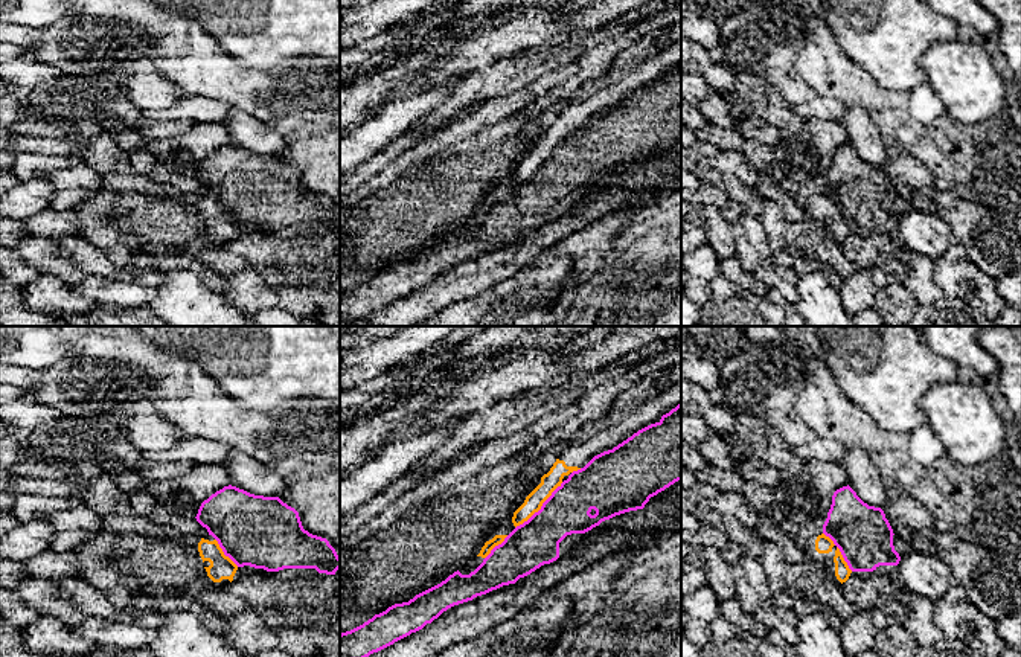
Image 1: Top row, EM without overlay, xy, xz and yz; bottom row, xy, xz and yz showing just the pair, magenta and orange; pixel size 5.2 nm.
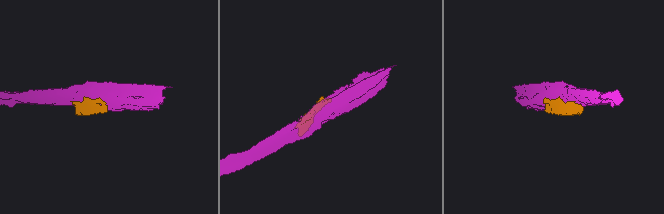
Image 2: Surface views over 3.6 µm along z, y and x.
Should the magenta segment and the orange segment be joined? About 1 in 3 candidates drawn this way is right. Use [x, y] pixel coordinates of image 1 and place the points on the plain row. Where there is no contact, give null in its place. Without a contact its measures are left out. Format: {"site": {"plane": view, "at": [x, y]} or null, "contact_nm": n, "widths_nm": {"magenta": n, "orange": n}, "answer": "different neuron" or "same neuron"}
{"site": {"plane": "xz", "at": [541, 166]}, "contact_nm": 360, "widths_nm": {"magenta": 240, "orange": 100}, "answer": "different neuron"}

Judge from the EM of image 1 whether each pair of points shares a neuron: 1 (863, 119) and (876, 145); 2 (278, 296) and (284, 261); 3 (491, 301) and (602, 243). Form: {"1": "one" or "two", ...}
{"1": "one", "2": "two", "3": "one"}

